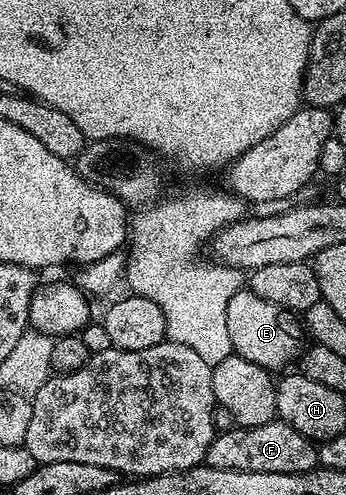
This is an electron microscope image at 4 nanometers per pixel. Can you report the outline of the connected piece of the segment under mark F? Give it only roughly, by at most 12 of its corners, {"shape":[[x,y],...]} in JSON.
{"shape":[[279,418],[217,431],[204,464],[315,472],[319,447]]}

